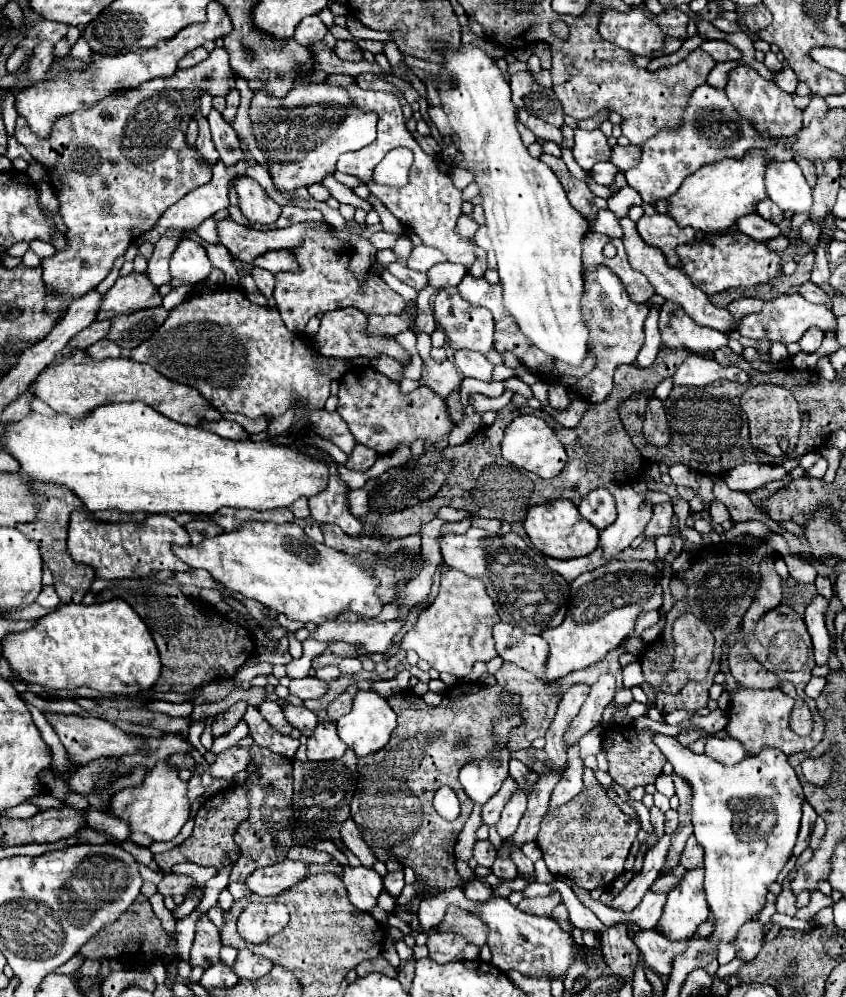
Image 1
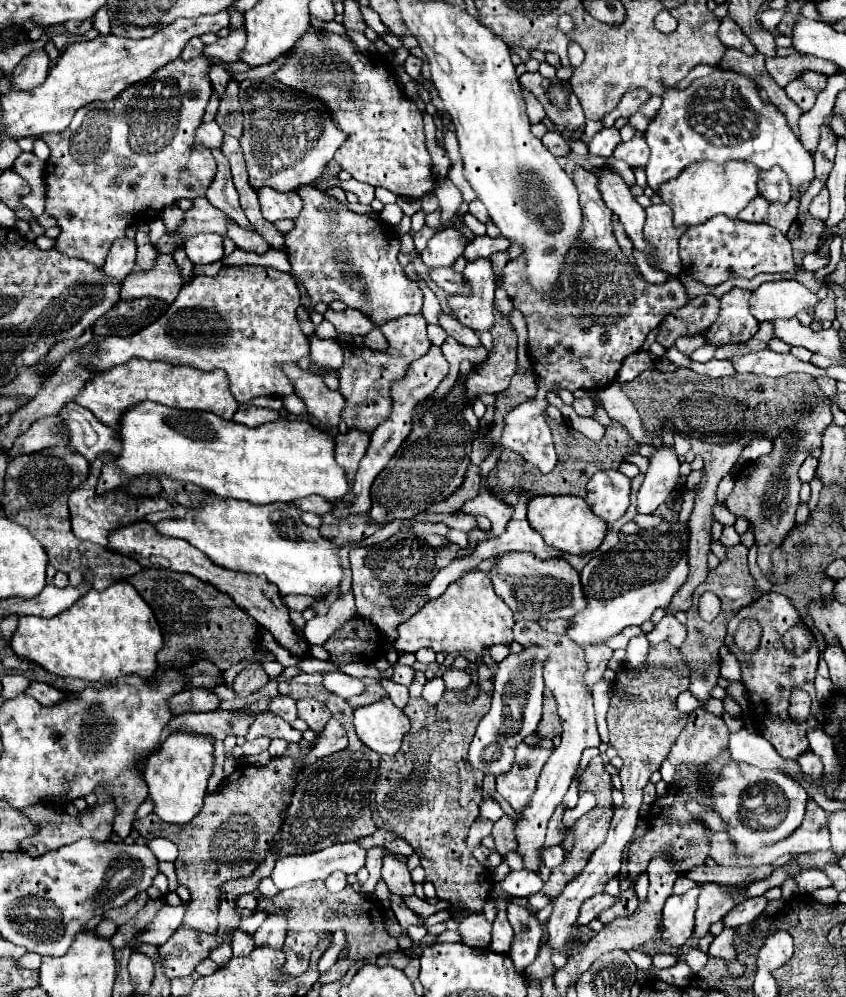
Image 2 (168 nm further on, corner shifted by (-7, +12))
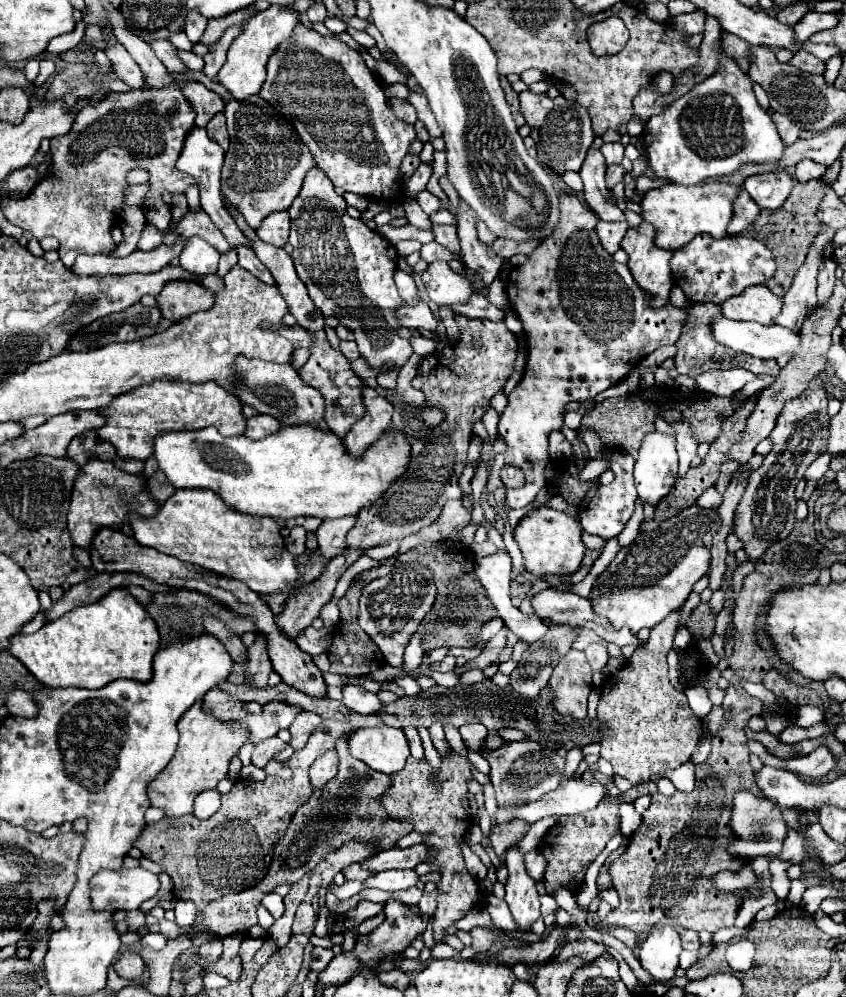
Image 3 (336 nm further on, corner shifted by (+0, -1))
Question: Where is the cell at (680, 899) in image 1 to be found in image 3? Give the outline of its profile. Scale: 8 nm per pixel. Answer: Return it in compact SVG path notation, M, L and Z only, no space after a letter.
M675 926L653 928L641 944L639 962L655 980L669 980L675 976L681 950L681 936Z

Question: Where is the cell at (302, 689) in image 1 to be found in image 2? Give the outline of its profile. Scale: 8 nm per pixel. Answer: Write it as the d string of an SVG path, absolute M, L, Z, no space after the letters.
M336 671L336 673L324 673L324 687L336 695L340 695L342 699L348 699L348 697L354 697L354 695L360 695L364 693L364 683L356 677L350 677L342 671Z

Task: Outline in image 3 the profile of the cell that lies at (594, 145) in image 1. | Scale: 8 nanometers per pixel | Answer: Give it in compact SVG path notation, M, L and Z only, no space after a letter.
M615 142L615 144L603 144L601 146L601 154L605 156L605 162L607 164L621 164L623 160L623 144L621 142Z

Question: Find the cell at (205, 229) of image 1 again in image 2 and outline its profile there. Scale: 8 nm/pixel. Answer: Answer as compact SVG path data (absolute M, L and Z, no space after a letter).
M178 205L164 207L164 211L162 211L162 219L164 219L164 223L166 223L166 229L168 229L168 233L176 233L176 229L182 225L184 211L182 211Z

